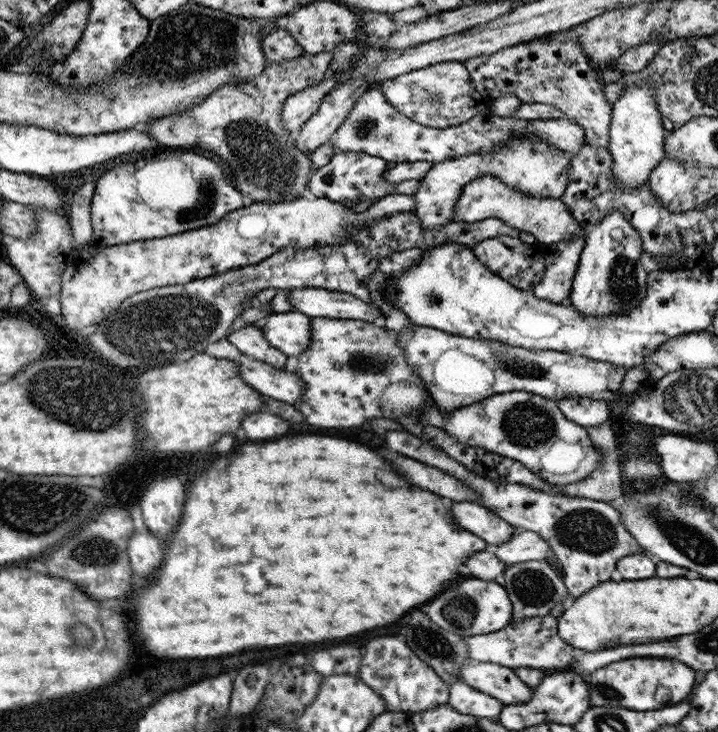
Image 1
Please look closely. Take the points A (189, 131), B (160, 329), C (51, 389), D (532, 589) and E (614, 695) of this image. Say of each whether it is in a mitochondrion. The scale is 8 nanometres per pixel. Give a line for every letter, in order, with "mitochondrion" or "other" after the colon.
A: other
B: mitochondrion
C: mitochondrion
D: mitochondrion
E: mitochondrion

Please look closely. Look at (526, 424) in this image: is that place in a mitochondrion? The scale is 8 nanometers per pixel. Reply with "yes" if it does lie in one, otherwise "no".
yes

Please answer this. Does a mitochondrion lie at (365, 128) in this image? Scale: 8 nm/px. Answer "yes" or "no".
yes

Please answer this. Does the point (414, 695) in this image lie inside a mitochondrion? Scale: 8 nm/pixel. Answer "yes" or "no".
no

